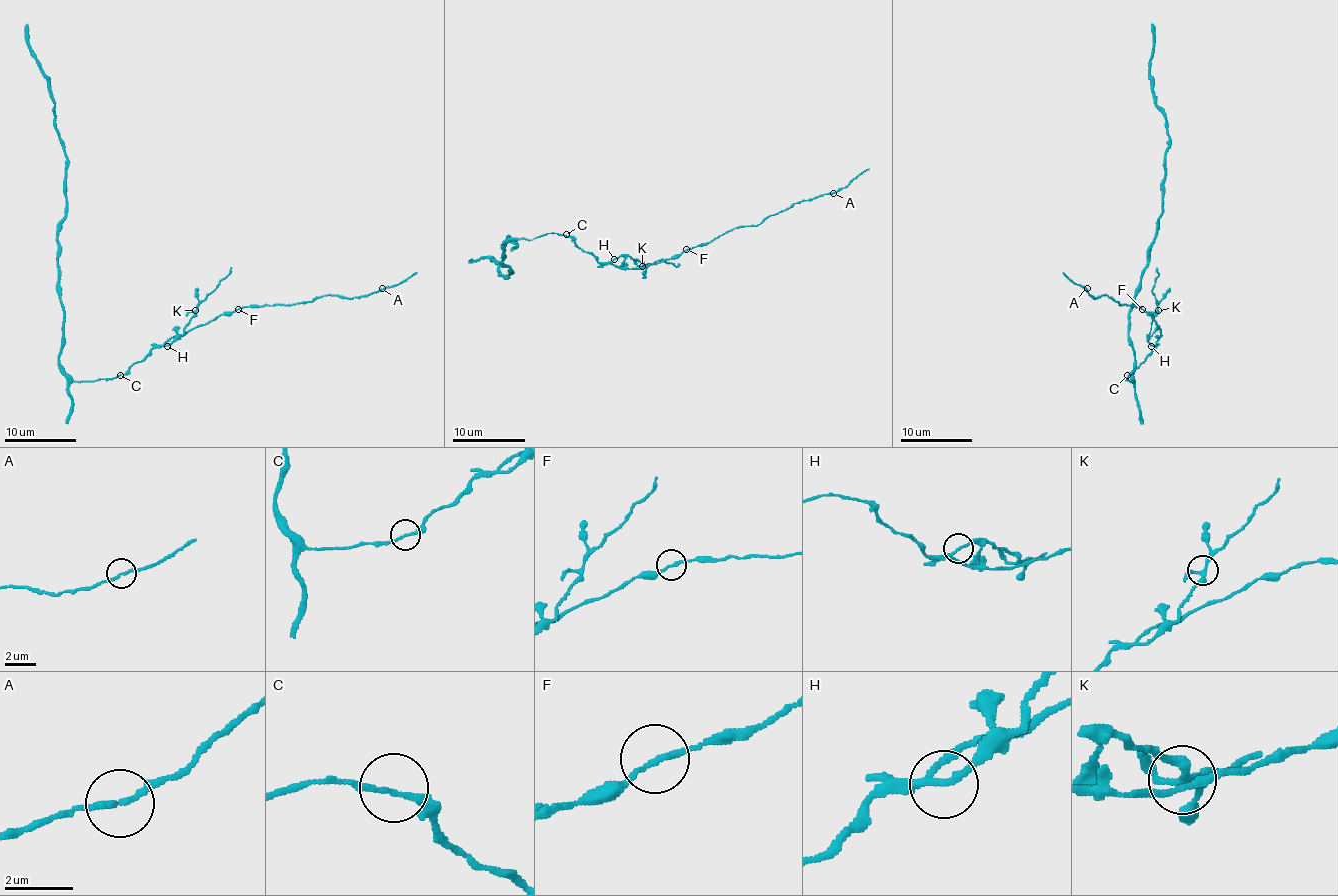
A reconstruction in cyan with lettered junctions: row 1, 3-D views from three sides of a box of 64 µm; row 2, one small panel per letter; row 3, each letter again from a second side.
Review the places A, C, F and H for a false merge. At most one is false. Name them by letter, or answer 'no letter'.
H

